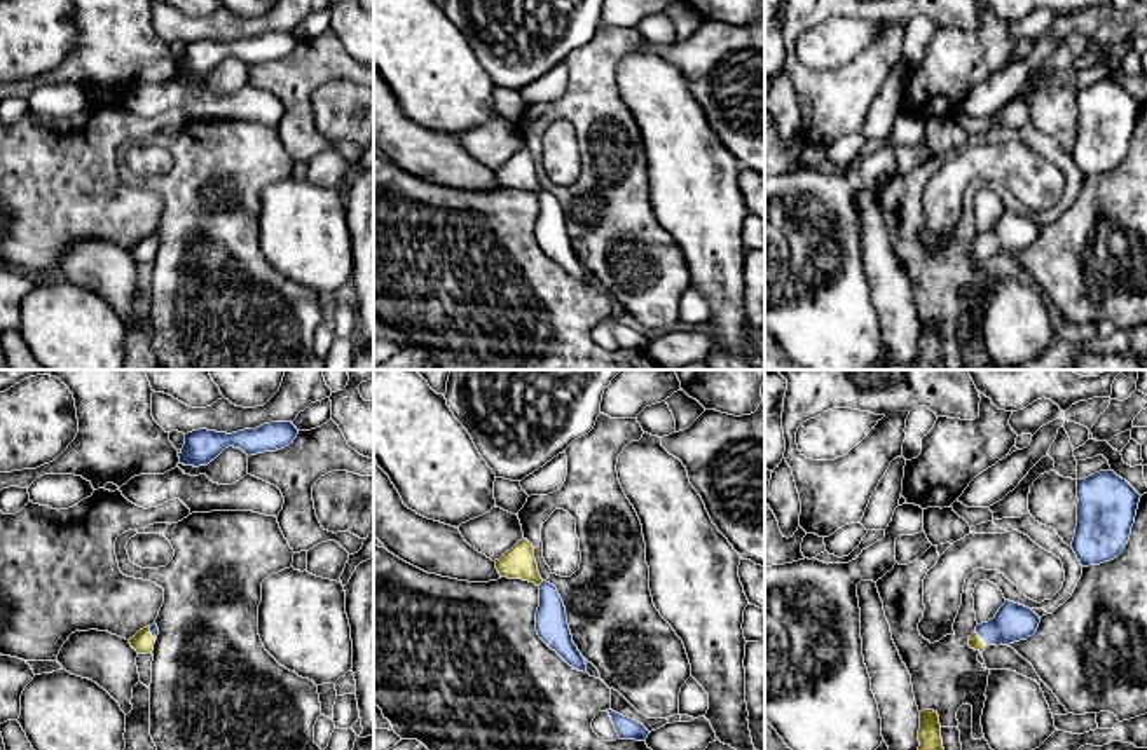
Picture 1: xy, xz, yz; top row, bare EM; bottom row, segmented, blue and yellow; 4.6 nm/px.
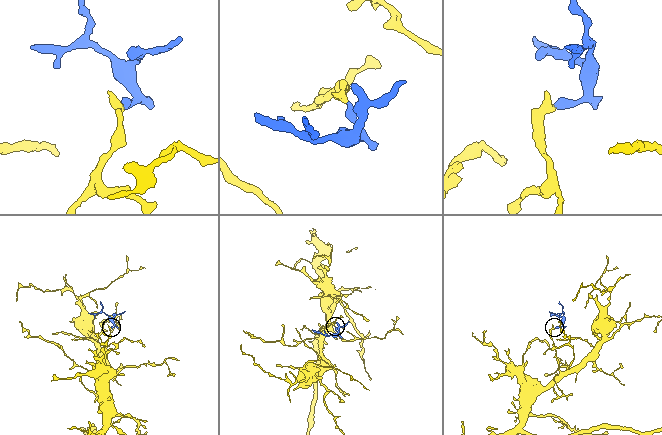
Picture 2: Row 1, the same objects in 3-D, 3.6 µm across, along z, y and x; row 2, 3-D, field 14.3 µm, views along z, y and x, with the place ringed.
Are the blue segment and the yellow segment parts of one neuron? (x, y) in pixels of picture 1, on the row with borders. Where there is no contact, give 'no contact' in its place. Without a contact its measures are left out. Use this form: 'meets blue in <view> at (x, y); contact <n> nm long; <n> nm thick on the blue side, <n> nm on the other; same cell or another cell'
meets blue in yz at (980, 637); contact 90 nm long; 170 nm thick on the blue side, 70 nm on the other; same cell

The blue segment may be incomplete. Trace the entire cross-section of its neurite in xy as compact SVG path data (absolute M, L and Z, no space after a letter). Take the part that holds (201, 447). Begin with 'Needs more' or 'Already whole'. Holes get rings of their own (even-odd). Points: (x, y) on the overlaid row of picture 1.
Already whole. M271 422L232 434L197 429L185 434L185 445L178 457L180 464L199 467L208 466L229 447L239 448L250 457L281 450L293 443L297 434L299 429L292 422Z

